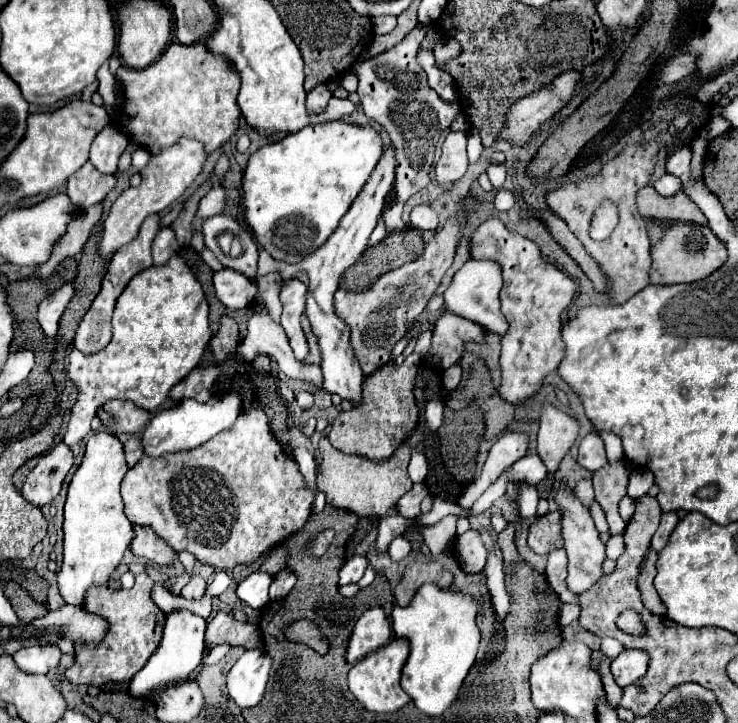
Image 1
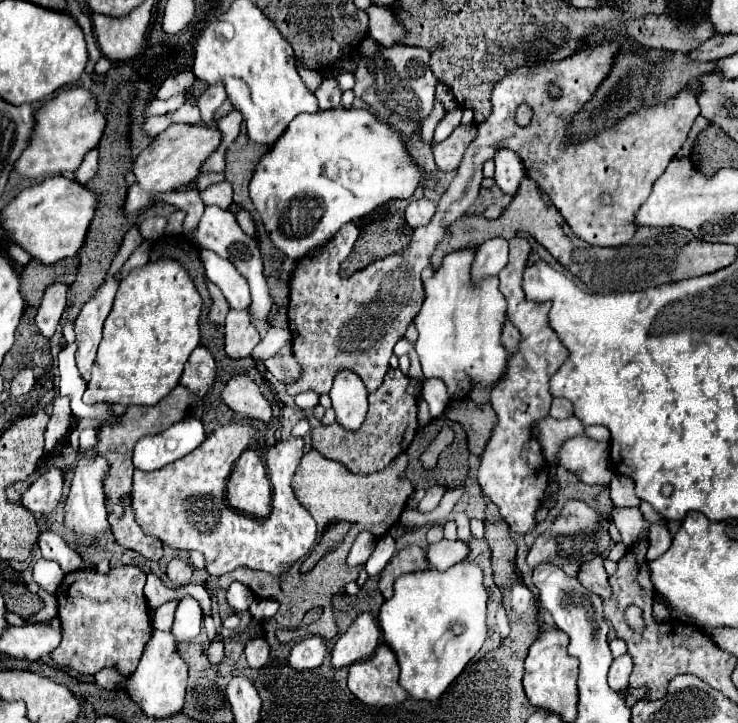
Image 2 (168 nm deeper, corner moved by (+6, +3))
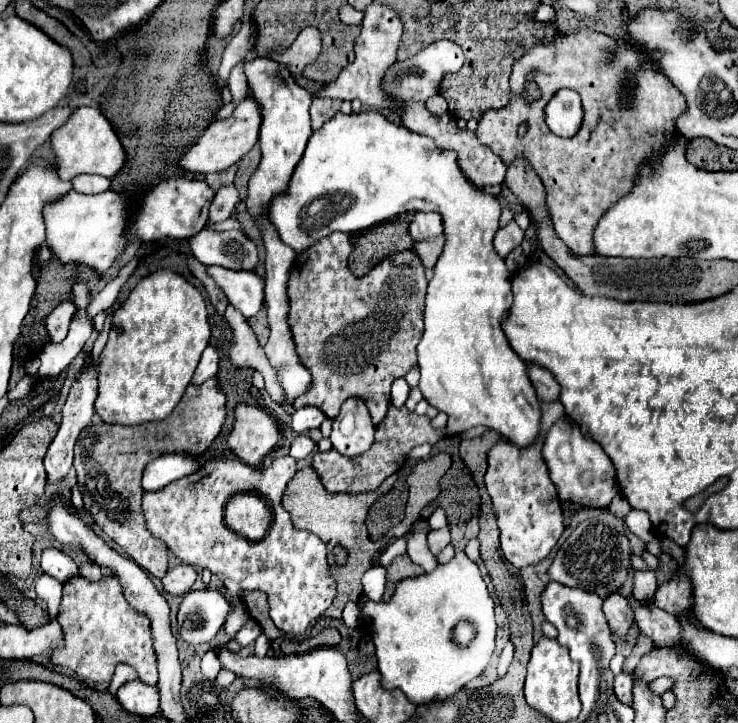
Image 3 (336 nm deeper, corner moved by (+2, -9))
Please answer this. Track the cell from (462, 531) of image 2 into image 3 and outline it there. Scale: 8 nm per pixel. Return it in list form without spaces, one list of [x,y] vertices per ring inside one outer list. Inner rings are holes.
[[[459,550],[447,564],[439,564],[433,574],[443,576],[423,574],[403,580],[389,602],[375,604],[367,600],[363,606],[363,616],[371,620],[383,688],[403,690],[413,704],[445,702],[485,670],[495,650],[493,598],[477,564]]]

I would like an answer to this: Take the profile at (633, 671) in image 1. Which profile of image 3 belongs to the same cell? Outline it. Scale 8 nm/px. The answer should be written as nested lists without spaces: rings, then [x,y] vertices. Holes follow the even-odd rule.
[[[617,674],[615,676],[615,682],[613,682],[613,688],[615,688],[615,696],[623,702],[623,704],[631,704],[633,702],[633,676],[631,674]]]

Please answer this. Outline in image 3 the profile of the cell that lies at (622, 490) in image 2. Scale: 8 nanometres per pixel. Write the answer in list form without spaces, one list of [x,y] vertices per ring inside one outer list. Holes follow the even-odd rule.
[[[631,510],[627,516],[625,516],[625,524],[627,528],[639,536],[643,542],[651,542],[655,536],[653,536],[653,524],[649,520],[649,514],[645,514],[643,510]]]

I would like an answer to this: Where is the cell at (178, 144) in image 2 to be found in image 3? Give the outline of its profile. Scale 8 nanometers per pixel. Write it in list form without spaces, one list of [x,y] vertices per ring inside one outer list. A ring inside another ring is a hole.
[[[247,98],[245,102],[239,104],[239,108],[235,108],[231,118],[213,122],[203,132],[203,136],[187,148],[187,152],[177,162],[179,168],[183,168],[187,172],[199,172],[199,174],[211,174],[211,172],[227,170],[229,166],[239,162],[255,146],[255,142],[259,138],[259,124],[261,124],[261,112],[257,108],[257,102]]]

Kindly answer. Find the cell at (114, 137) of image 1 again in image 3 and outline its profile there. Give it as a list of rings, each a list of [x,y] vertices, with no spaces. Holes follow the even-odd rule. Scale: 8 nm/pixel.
[[[79,174],[71,182],[73,182],[73,190],[77,190],[81,194],[99,194],[99,192],[105,192],[111,186],[109,178],[87,176],[87,174]]]

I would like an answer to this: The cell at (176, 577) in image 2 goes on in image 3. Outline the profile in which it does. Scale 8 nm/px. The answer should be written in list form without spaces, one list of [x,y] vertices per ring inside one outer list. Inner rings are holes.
[[[179,564],[179,566],[171,568],[161,582],[163,582],[163,588],[169,594],[173,594],[173,596],[185,596],[187,592],[191,592],[191,588],[195,584],[195,578],[197,578],[197,572],[195,572],[193,566]]]

